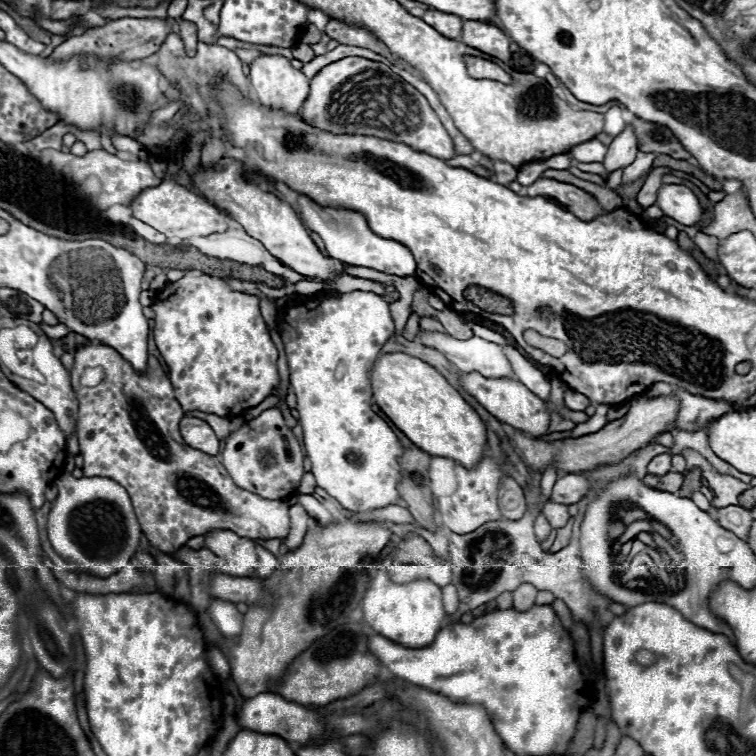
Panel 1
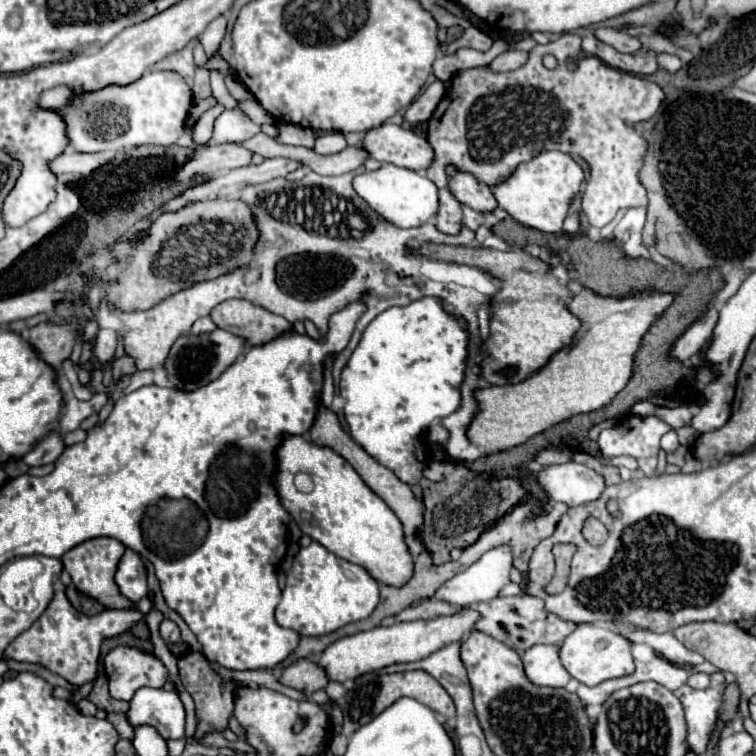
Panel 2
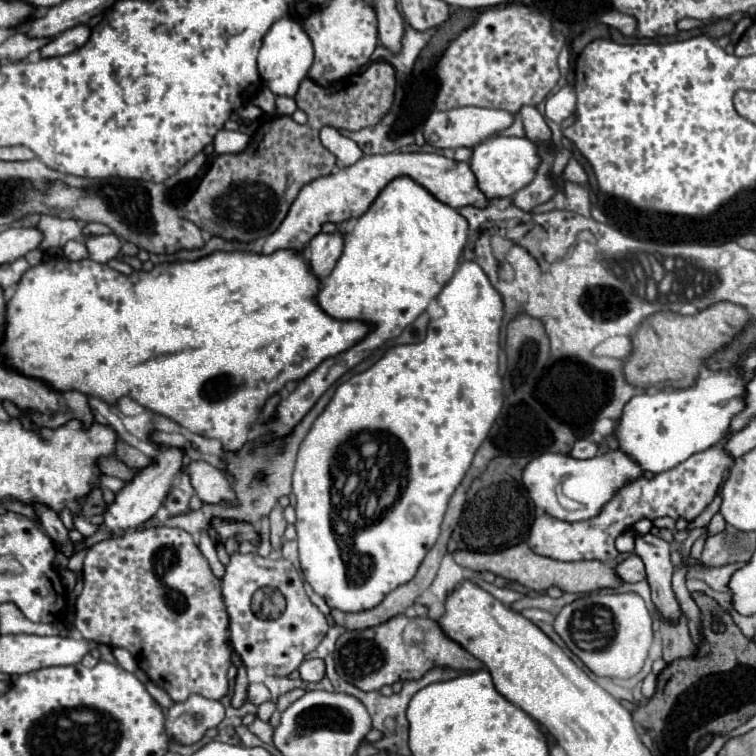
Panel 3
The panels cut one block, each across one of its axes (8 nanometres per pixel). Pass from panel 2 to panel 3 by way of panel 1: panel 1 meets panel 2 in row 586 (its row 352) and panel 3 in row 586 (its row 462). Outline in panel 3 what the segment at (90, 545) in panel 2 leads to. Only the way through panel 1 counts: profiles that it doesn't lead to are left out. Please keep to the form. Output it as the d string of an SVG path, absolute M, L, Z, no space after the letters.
M158 526L130 530L94 544L84 558L84 590L76 600L74 626L84 638L110 648L120 646L130 650L148 678L164 688L174 702L184 702L190 694L200 694L210 700L222 700L228 694L228 668L234 652L228 624L220 578L214 576L192 534L182 528Z

